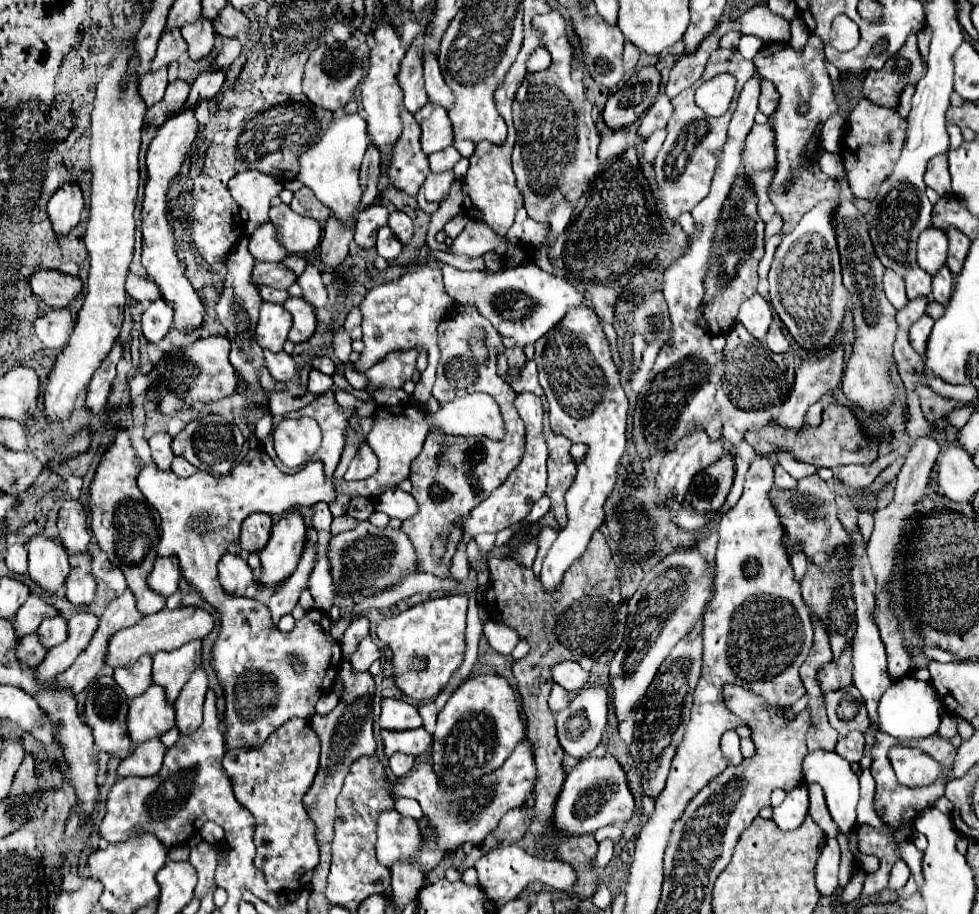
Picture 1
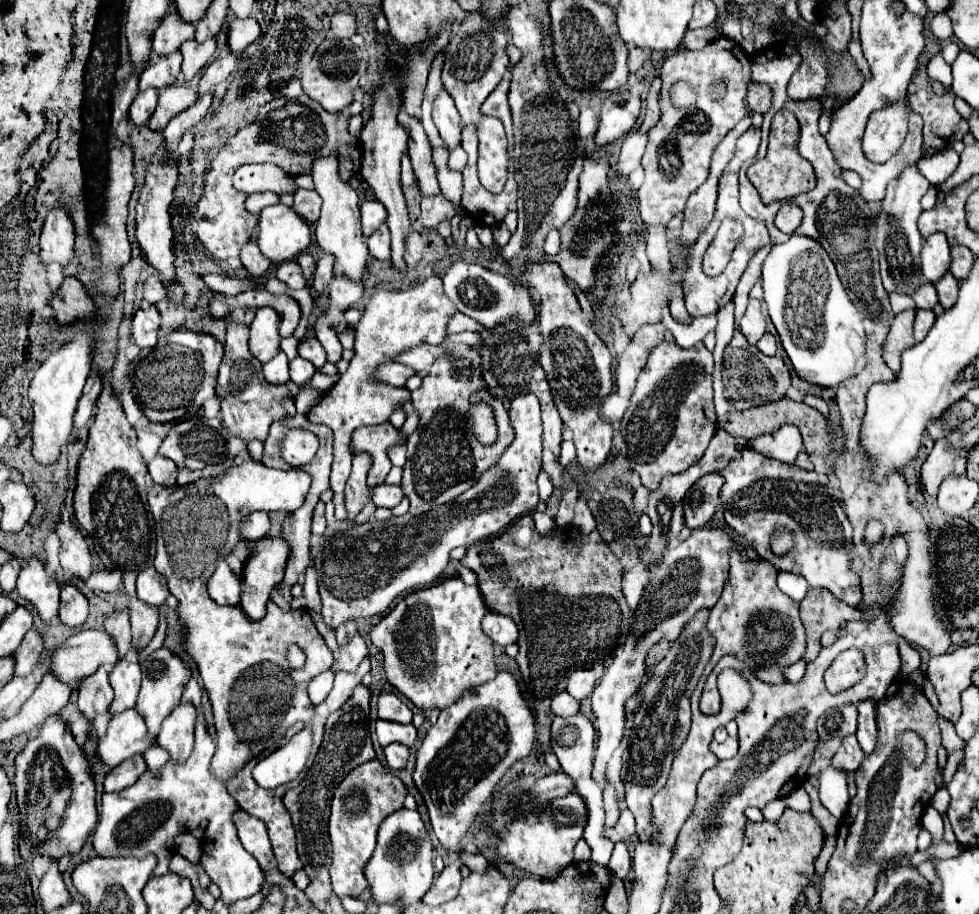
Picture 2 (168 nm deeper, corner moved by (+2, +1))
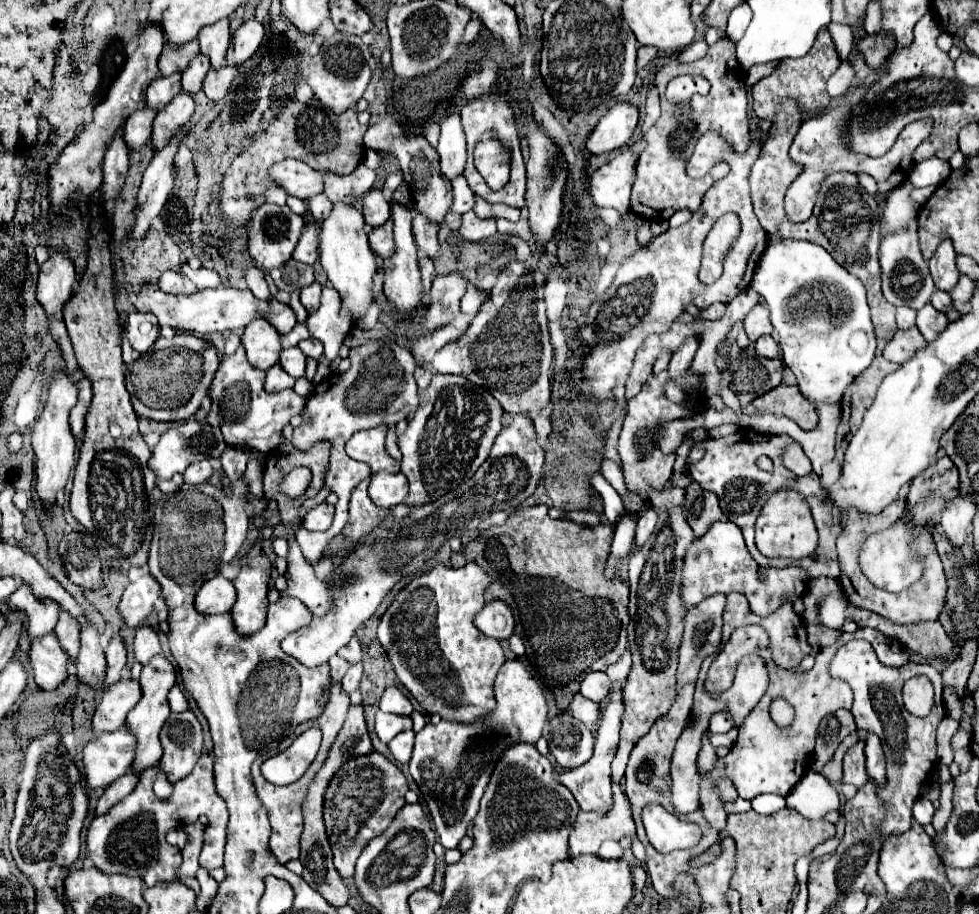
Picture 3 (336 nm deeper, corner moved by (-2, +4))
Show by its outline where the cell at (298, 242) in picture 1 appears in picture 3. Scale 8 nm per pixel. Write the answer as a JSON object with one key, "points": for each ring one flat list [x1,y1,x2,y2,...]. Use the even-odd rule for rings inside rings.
{"points":[[269,202,259,206,253,212,249,226,247,226,247,250,249,250,255,266,261,270,273,270,273,268,283,266,291,258,291,254,297,246,303,224,305,224,305,220,301,216,293,214,287,206,277,206,277,204,269,204]]}

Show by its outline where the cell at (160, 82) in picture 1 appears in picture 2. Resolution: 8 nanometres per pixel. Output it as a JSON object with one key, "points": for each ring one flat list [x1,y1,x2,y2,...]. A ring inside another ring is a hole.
{"points":[[155,87,139,91,135,101,131,103,131,121,135,125,147,123,155,111,155,105,157,105,157,89]]}

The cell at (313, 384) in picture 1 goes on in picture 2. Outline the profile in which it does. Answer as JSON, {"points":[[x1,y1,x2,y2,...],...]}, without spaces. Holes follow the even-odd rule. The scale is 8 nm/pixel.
{"points":[[295,357,295,359,291,361,289,373,291,373,291,381,293,381,295,385,305,385,305,383,311,381,311,377,317,373,317,369,315,369,309,361,305,361,303,357]]}

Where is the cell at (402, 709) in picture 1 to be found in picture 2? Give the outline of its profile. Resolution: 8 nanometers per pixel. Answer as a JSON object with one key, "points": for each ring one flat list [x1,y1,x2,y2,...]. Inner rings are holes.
{"points":[[381,693,381,697,379,697,379,719,393,721,393,723,411,723,413,713,395,693]]}

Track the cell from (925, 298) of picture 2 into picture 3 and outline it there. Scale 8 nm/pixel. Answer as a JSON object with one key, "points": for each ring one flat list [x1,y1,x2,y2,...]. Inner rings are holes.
{"points":[[935,290,933,296,931,296,931,304,939,310,939,312,947,312,947,308,953,306,951,302,951,296,947,292,941,292,941,290]]}

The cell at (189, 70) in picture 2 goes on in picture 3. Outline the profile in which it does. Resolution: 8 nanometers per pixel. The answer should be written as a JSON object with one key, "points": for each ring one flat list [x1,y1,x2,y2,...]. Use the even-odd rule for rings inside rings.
{"points":[[197,54,193,58,191,66,181,76,181,88,183,88,183,92,187,92,187,94,199,92,201,86,203,86,203,78,205,78,207,70,209,70,209,58,203,56,203,54]]}

